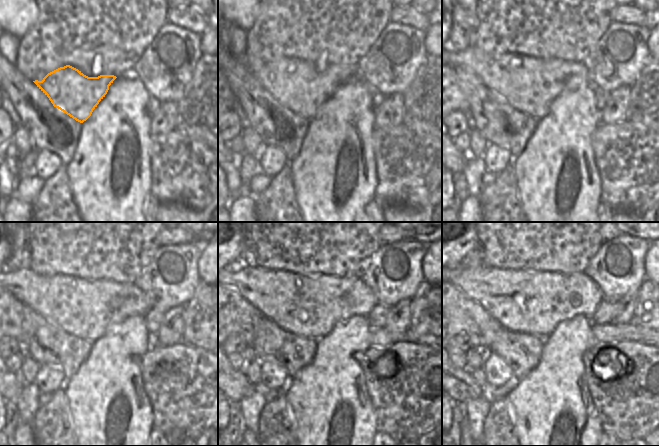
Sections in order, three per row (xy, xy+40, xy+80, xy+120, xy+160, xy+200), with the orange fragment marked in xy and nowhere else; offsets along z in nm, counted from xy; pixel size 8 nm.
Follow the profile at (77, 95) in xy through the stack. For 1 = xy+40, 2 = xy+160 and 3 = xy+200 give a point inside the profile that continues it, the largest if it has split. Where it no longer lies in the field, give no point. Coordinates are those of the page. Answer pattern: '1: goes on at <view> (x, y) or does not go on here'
1: goes on at xy+40 (296, 84)
2: goes on at xy+160 (310, 306)
3: goes on at xy+200 (535, 302)

